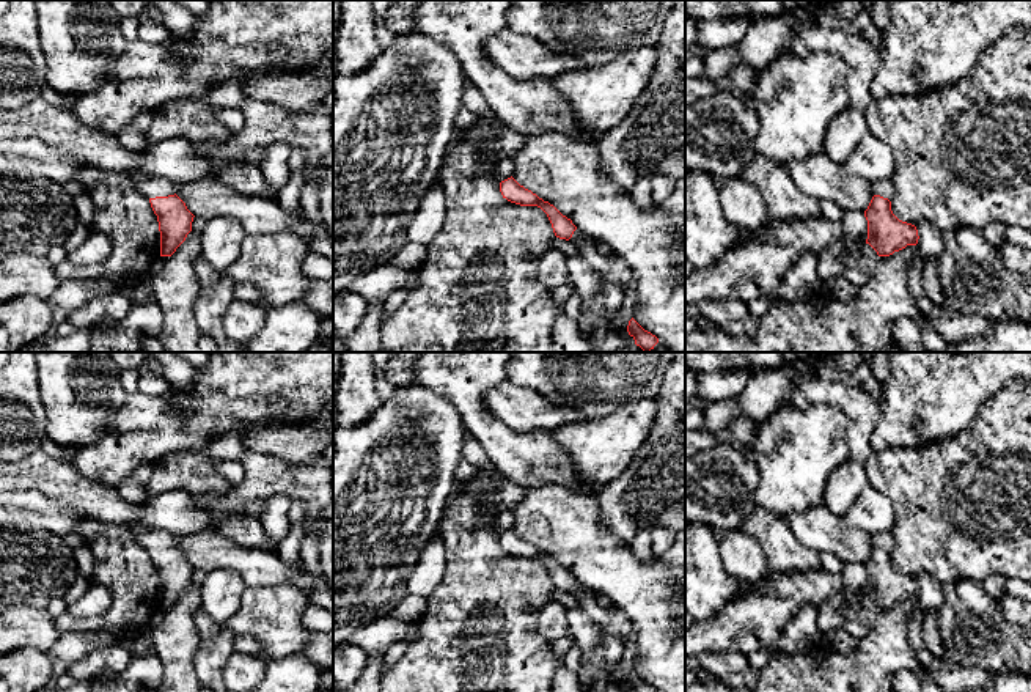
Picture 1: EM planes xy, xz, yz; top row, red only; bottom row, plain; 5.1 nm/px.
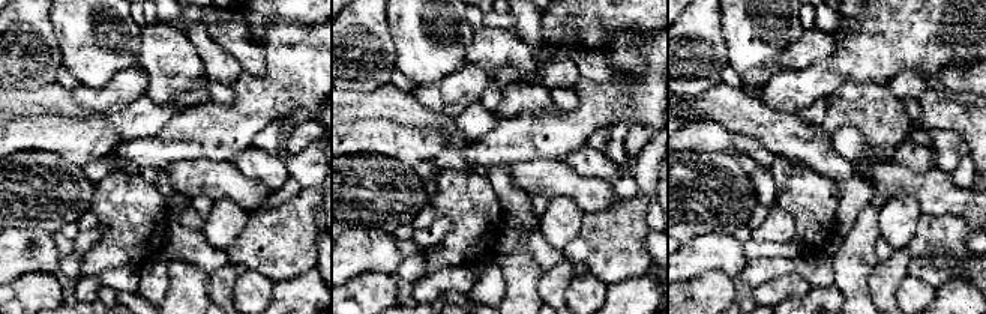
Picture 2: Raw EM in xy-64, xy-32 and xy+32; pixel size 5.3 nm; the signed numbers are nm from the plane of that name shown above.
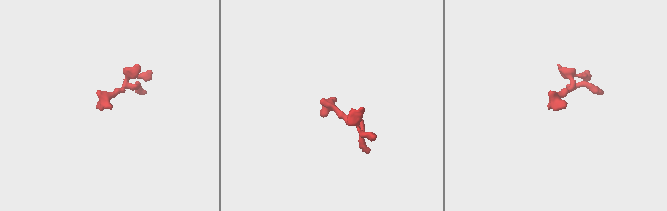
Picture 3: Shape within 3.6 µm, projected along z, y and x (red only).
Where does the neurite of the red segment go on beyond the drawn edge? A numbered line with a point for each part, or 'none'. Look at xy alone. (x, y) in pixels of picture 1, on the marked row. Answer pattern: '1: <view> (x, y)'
1: xy (57, 126)

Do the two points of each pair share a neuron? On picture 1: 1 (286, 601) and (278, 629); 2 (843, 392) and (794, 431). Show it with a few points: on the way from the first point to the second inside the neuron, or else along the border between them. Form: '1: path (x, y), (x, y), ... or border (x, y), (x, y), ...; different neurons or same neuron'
1: path (280, 607), (278, 623); same neuron
2: border (789, 404), (835, 404), (846, 417), (847, 436); different neurons

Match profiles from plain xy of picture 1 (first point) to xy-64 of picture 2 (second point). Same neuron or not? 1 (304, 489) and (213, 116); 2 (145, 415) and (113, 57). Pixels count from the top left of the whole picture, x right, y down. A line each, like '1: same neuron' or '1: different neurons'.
1: same neuron
2: different neurons

